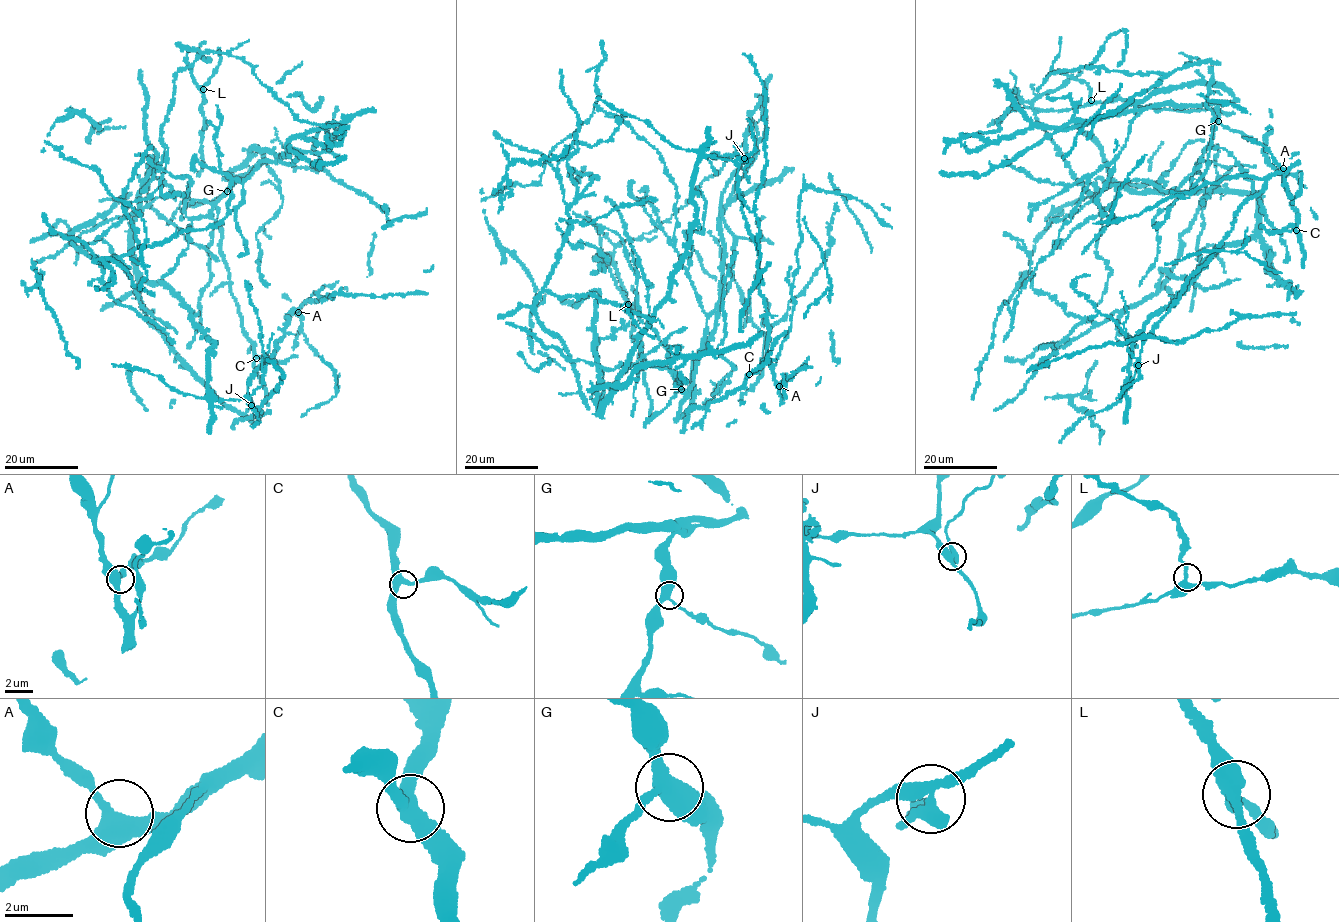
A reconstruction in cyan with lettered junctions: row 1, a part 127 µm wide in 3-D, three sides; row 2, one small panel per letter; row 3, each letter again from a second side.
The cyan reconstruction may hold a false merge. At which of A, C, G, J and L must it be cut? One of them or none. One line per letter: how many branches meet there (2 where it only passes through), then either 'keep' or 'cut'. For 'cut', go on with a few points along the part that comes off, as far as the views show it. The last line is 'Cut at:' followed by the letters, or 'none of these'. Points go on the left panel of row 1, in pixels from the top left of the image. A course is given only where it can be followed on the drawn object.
A: 3 branches meet; keep
C: 3 branches meet; keep
G: 3 branches meet; keep
J: 3 branches meet; cut; foreign part runs (251, 406), (250, 397), (261, 387), (267, 362), (263, 351), (260, 323), (245, 281), (251, 289)
L: 3 branches meet; keep
Cut at: J

